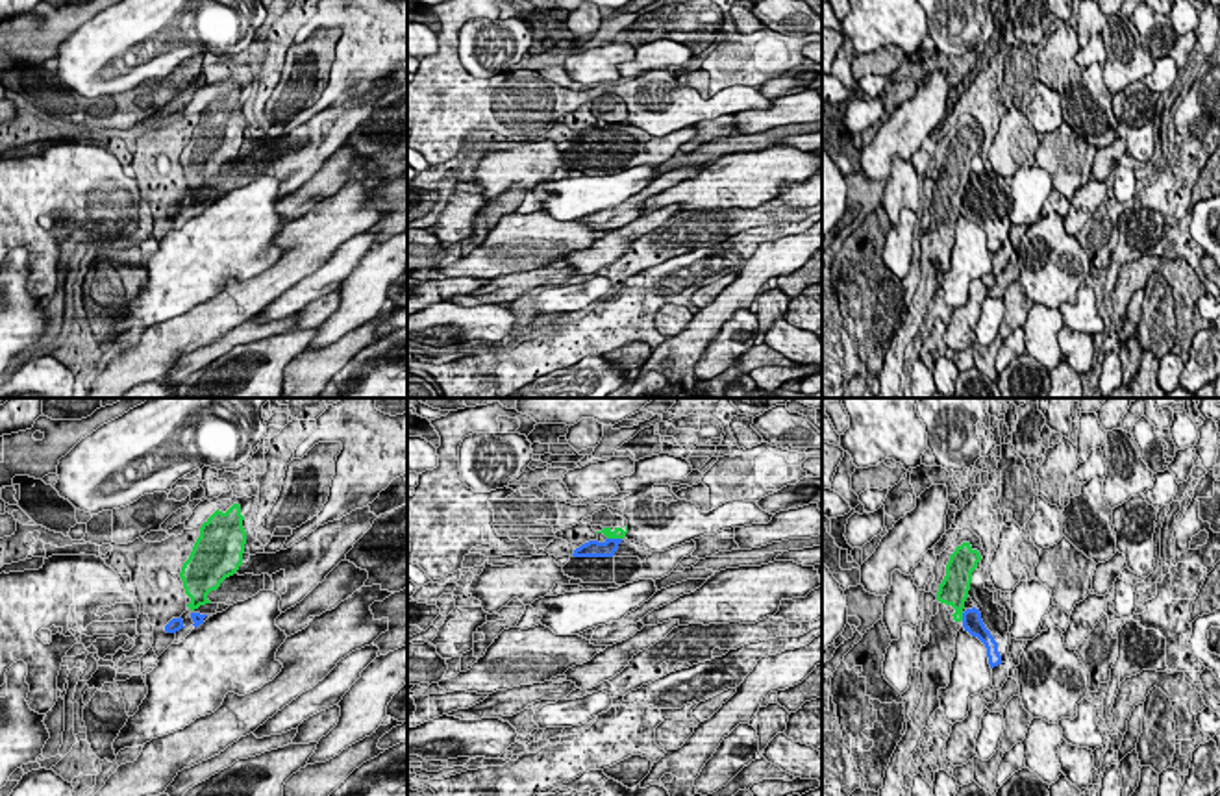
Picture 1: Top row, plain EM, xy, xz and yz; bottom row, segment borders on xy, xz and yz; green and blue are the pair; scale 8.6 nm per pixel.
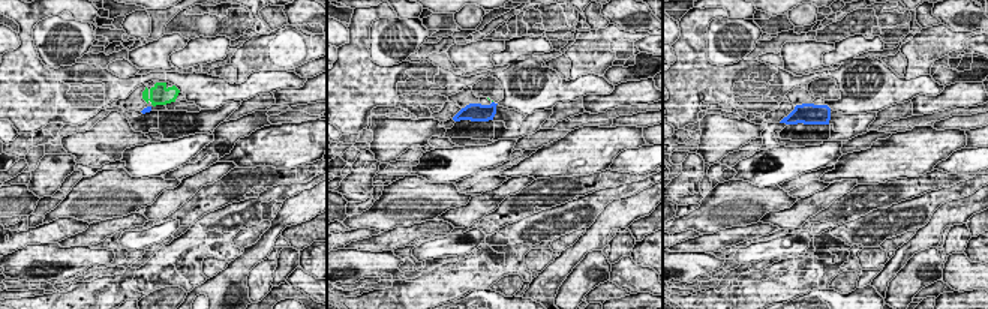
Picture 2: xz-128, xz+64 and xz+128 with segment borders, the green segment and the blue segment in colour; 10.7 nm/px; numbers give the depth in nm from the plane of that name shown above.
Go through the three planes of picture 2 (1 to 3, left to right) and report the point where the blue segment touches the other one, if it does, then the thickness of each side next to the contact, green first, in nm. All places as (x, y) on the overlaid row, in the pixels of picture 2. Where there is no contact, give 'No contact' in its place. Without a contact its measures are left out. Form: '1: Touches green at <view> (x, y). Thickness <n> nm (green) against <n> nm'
1: No contact
2: No contact
3: No contact

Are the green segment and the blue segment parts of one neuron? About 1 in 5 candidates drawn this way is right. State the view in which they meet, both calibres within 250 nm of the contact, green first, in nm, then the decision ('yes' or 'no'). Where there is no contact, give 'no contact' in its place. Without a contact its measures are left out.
meets green in xz; 100 nm thick on the green side, 160 nm on the other; no

